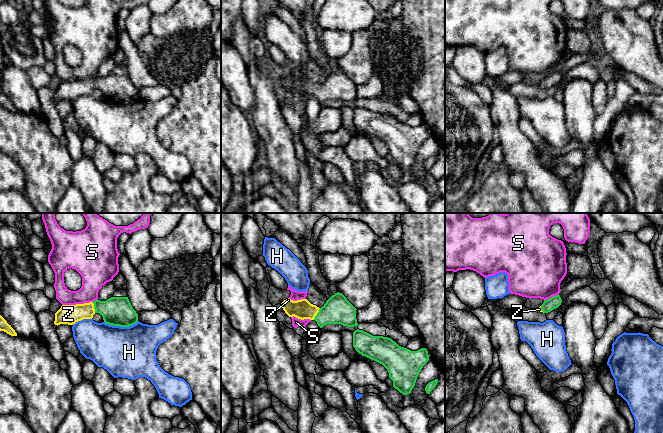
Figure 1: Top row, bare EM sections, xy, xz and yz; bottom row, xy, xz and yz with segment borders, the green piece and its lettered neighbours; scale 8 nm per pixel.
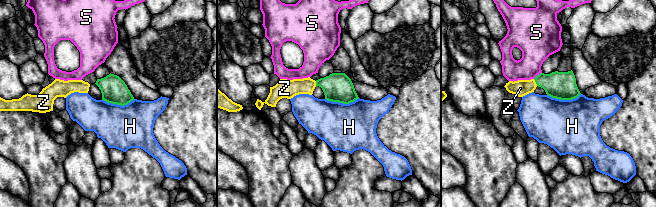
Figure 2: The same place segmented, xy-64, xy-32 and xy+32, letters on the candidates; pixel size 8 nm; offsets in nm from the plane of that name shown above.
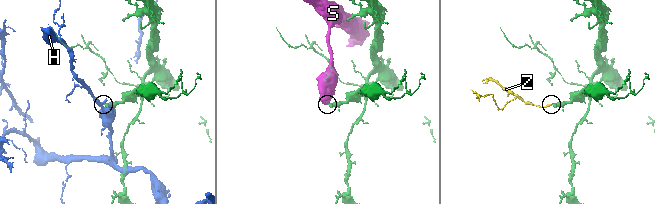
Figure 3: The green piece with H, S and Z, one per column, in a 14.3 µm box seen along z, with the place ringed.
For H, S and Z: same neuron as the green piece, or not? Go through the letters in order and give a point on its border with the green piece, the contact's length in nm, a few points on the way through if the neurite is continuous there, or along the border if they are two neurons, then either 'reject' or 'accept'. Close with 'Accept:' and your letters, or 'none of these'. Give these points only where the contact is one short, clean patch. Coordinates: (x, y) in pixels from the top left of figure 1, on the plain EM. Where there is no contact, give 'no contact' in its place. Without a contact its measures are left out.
H: meets green in xy at (121, 102); contact 280 nm long; reject
S: meets green in yz at (551, 73); contact 130 nm long; border along yz (558, 70), (544, 76); reject
Z: meets green in xz at (317, 90); contact 110 nm long; runs through xz (337, 86), (328, 90), (317, 90), (302, 85); accept
Accept: Z

